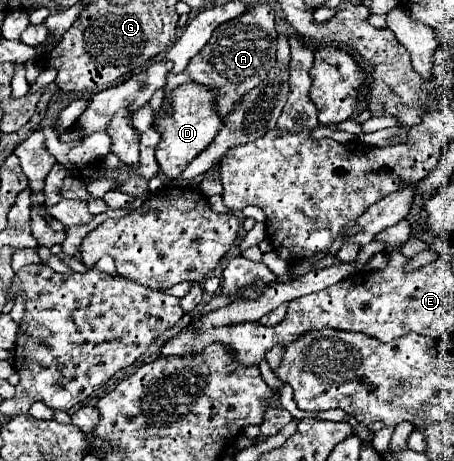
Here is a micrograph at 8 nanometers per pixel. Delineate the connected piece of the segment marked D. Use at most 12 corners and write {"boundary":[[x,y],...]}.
{"boundary":[[181,84],[153,128],[155,158],[171,180],[223,128],[209,86]]}

